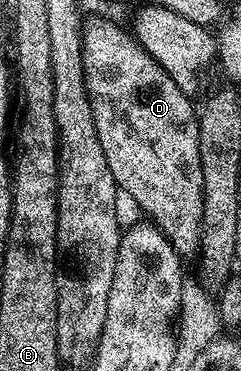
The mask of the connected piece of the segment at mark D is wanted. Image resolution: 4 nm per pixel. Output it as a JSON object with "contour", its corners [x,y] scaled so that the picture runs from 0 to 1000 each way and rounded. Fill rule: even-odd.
{"contour":[[[378,57],[340,70],[344,102],[344,221],[361,237],[361,259],[378,264],[386,332],[402,342],[402,375],[419,375],[419,407],[436,407],[436,439],[452,439],[452,461],[469,461],[469,482],[490,507],[531,520],[602,571],[622,593],[656,609],[693,639],[693,652],[751,687],[822,685],[826,623],[834,612],[834,569],[842,566],[842,474],[834,472],[834,407],[826,404],[826,321],[813,286],[793,286],[797,264],[701,213],[693,194],[622,154],[560,108],[539,86],[527,89],[494,67],[461,57]]]}

